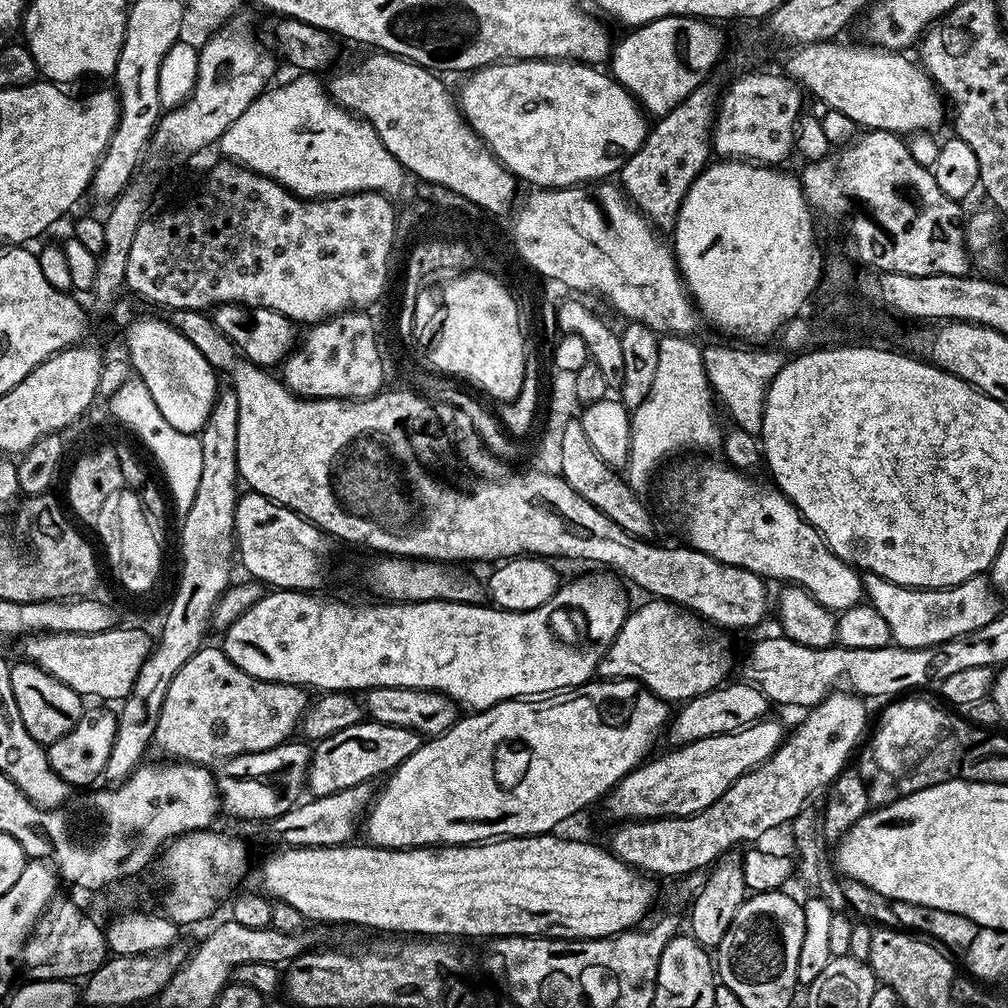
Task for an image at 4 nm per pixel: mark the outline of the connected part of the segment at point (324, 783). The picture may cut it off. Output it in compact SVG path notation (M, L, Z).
M361 722L348 729L338 730L324 740L315 741L310 752L310 767L306 777L306 788L313 797L334 794L350 786L375 781L375 776L383 777L397 768L422 743L419 732L402 726L386 726Z

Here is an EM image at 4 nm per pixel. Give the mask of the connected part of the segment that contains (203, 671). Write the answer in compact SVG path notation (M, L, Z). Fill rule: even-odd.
M201 646L188 659L186 666L182 666L182 670L174 674L170 690L166 694L166 702L162 702L155 747L160 747L168 755L165 757L173 761L212 766L232 756L241 756L247 752L265 752L285 743L291 737L288 735L301 727L304 711L310 704L309 693L298 684L279 684L276 680L254 678L246 674L246 670L234 666L223 647L208 647Z

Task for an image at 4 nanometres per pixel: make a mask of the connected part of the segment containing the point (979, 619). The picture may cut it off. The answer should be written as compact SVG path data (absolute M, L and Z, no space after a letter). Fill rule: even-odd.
M864 572L862 583L867 603L873 604L878 614L886 618L886 626L890 626L892 644L898 648L935 648L936 645L944 644L947 640L965 636L986 626L986 622L990 622L998 615L997 593L983 575L974 576L952 588L907 588L901 584L883 580L881 576L873 572Z

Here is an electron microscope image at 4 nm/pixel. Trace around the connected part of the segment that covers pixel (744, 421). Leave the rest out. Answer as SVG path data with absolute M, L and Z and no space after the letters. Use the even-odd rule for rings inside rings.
M707 344L701 349L703 354L703 368L707 372L707 380L713 388L713 393L717 396L717 399L722 400L726 406L732 422L735 427L742 430L746 430L747 433L752 435L759 435L761 430L761 422L764 417L764 398L768 390L770 382L777 376L778 370L787 363L787 357L783 351L776 350L762 350L760 346L740 346L744 348L738 348L736 346L730 346L728 344Z

